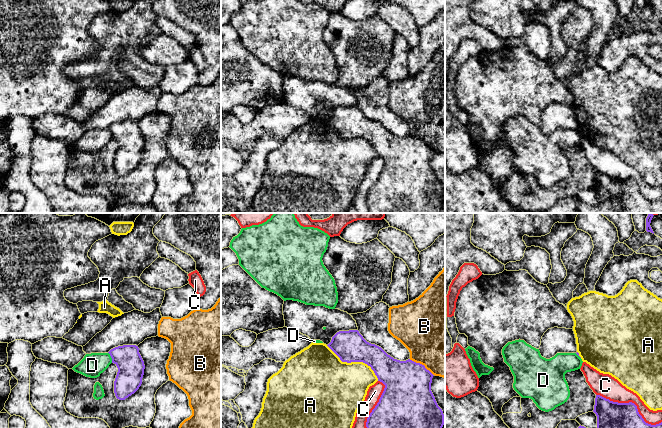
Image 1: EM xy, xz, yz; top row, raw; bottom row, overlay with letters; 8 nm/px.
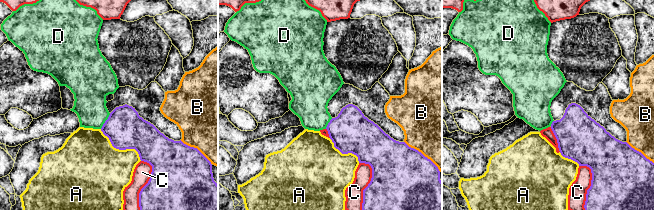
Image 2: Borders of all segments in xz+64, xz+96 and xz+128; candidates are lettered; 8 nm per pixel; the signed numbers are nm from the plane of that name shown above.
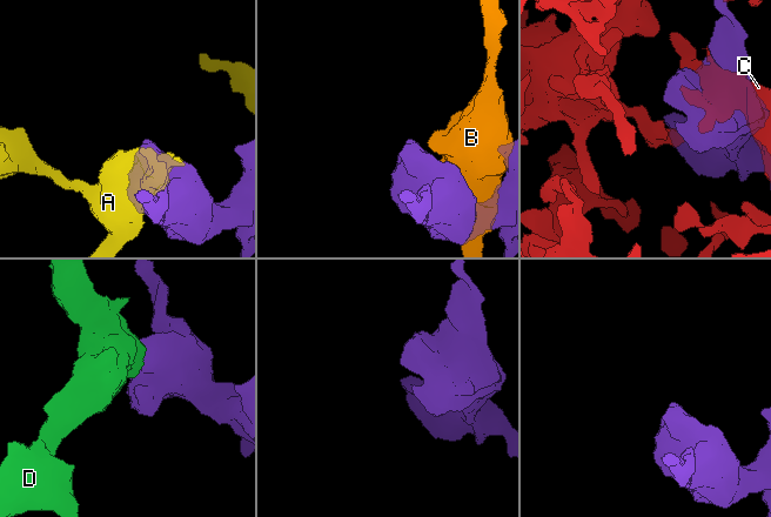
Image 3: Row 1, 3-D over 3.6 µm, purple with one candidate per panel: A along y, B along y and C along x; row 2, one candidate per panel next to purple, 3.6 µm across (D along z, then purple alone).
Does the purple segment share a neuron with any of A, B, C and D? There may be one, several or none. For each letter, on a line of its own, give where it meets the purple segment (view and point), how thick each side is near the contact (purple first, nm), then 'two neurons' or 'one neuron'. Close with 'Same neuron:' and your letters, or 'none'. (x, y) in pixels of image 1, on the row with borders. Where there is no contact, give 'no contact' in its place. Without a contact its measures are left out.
A: meets purple in xz at (355, 361); 260 nm thick on the purple side, 420 nm on the other; two neurons
B: meets purple in xz at (421, 364); 380 nm thick on the purple side, 500 nm on the other; two neurons
C: meets purple in yz at (631, 402); 220 nm thick on the purple side, 180 nm on the other; two neurons
D: meets purple in xy at (111, 357); 220 nm thick on the purple side, 190 nm on the other; two neurons
Same neuron: none

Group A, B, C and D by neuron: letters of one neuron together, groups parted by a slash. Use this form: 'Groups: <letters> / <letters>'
Groups: A / B / C / D

